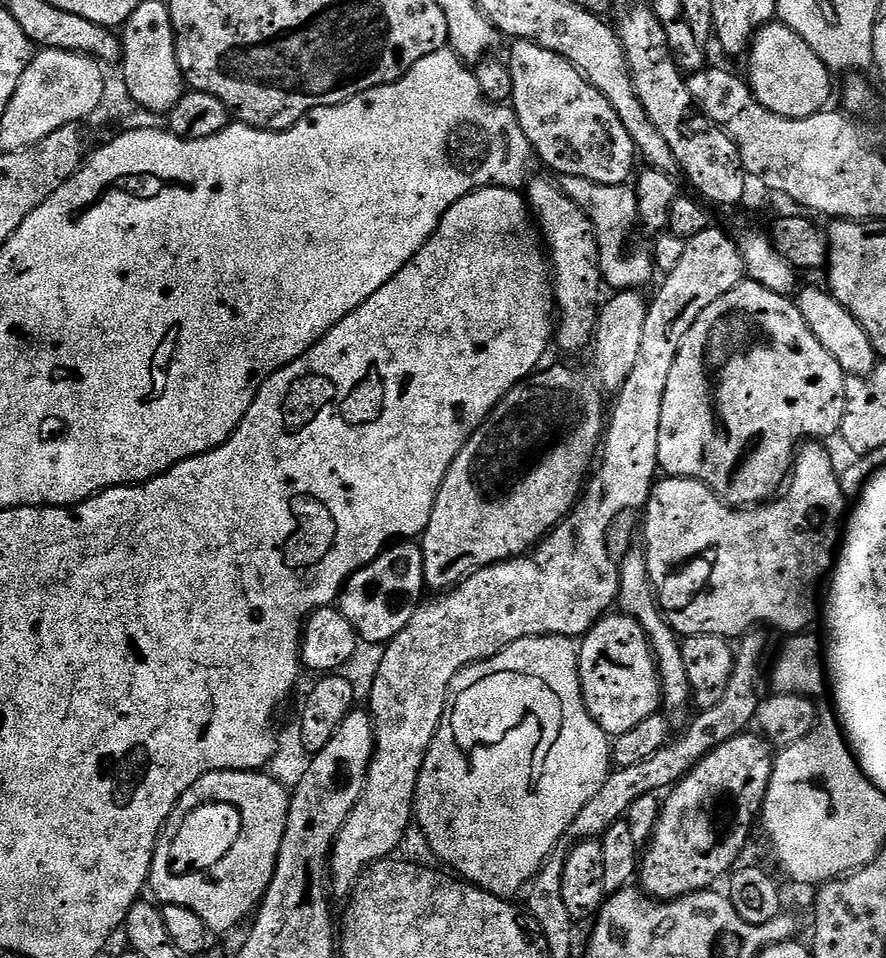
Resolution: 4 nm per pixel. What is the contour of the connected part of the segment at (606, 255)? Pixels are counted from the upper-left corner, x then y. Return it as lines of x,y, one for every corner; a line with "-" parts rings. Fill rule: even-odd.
573,176
563,177
559,181
561,190
588,215
588,220
592,224
592,229
596,235
596,241
600,247
600,278
605,285
608,284
616,292
626,292
629,290
644,290
644,287
652,280
652,260
644,252
628,252
628,239
632,236
632,231
637,231
637,198
635,187
631,183
615,184
606,186
605,184
595,184
582,178

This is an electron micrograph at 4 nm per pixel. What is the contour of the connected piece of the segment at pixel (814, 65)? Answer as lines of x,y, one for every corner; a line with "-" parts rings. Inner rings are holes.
765,24
753,36
746,53
747,60
746,83
756,101
766,106
766,110
797,120
810,118
829,107
833,73
822,62
822,58
818,58
818,54
814,54
814,50
810,50
810,46
806,46
806,42
802,42
802,38
798,38
798,34
794,34
794,30
785,24

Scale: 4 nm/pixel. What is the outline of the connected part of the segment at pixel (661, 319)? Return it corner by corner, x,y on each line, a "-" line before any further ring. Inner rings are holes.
709,226
706,230
702,230
702,234
694,234
687,240
682,250
682,259
678,261
678,266
674,266
674,270
666,273
663,277
664,285
657,290
656,297
651,297
648,313
646,314
646,327
642,330
642,343
638,350
638,359
634,361
634,367
630,370
630,378
626,378
626,382
622,382
622,386
615,393
616,405
613,408
611,405
610,415
606,420
606,431
602,441
602,455
599,457
598,467
591,473
590,479
587,481
580,499
572,507
572,511
539,544
535,545
534,550
529,551
527,555
505,560
503,564
494,564
490,568
480,568
477,572
469,572
463,582
456,585
455,588
449,588
439,594
433,595
431,597
433,600
431,598
425,599
414,614
414,618
410,618
410,622
406,622
406,630
402,630
402,634
398,634
393,640
383,645
381,652
384,653
381,654
380,665
377,666
376,673
372,676
372,689
368,692
368,705
366,705
367,711
372,718
376,748
373,750
372,760
368,764
368,773
364,776
362,794
358,798
354,810
350,810
350,814
344,823
344,829
336,835
336,841
332,844
330,888
333,893
344,892
344,894
351,894
356,888
357,881
360,880
360,875
369,866
378,863
379,860
389,859
399,849
403,835
406,834
408,828
413,827
418,778
420,777
420,771
424,765
426,754
436,737
440,719
444,717
448,687
450,686
450,682
454,682
456,675
462,669
467,668
469,664
477,664
480,660
489,660
491,656
496,656
502,650
506,650
506,646
510,646
514,642
525,640
531,636
583,638
611,609
608,607
611,604
615,605
617,603
620,594
620,560
618,556
612,553
612,544
608,541
608,535
611,534
612,528
619,526
620,516
628,516
632,511
639,513
644,505
648,503
648,499
652,493
652,485
656,483
658,473
661,471
660,459
658,458
658,426
662,422
662,398
666,394
666,381
670,378
670,369
674,367
674,358
678,358
678,350
682,346
682,338
686,338
686,334
690,330
690,326
694,326
698,314
702,314
702,310
706,310
706,306
710,306
710,302
714,302
722,294
734,290
734,286
741,284
745,276
742,254
736,249
736,241
729,233
727,236
726,233
719,232
716,226

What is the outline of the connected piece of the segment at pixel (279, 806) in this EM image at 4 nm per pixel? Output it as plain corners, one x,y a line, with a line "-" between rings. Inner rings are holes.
218,770
202,774
202,778
198,778
198,782
194,782
194,786
190,786
190,790
178,798
177,809
185,813
192,812
203,804
234,806
242,818
238,842
234,842
230,854
226,854
218,866
209,868
206,872
191,872
185,876
176,876
172,872
168,844
157,844
152,859
151,895
161,905
177,904
194,910
194,914
206,922
209,933
234,931
244,919
247,921
255,913
274,878
276,859
284,837
284,823
288,821
289,803
289,789
267,771

